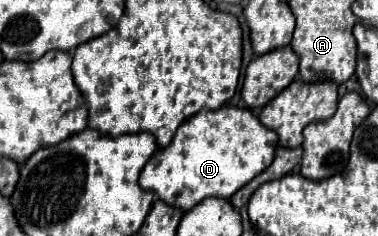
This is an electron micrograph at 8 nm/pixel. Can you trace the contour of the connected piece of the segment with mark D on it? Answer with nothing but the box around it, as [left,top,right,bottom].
[140,105,278,211]

